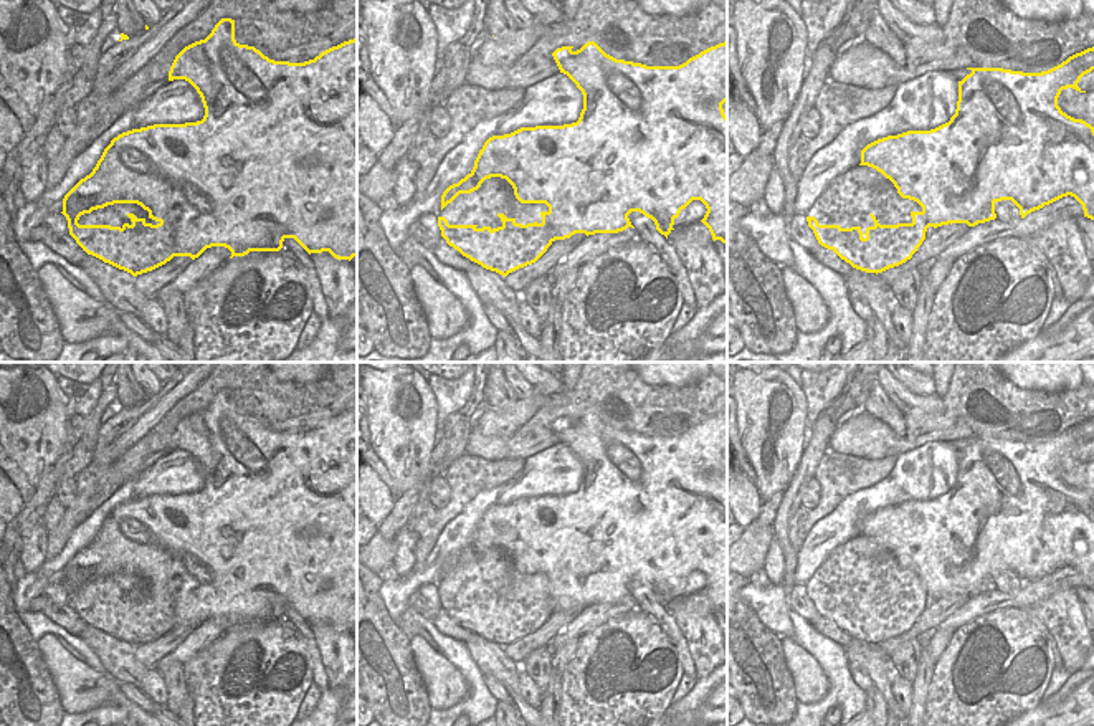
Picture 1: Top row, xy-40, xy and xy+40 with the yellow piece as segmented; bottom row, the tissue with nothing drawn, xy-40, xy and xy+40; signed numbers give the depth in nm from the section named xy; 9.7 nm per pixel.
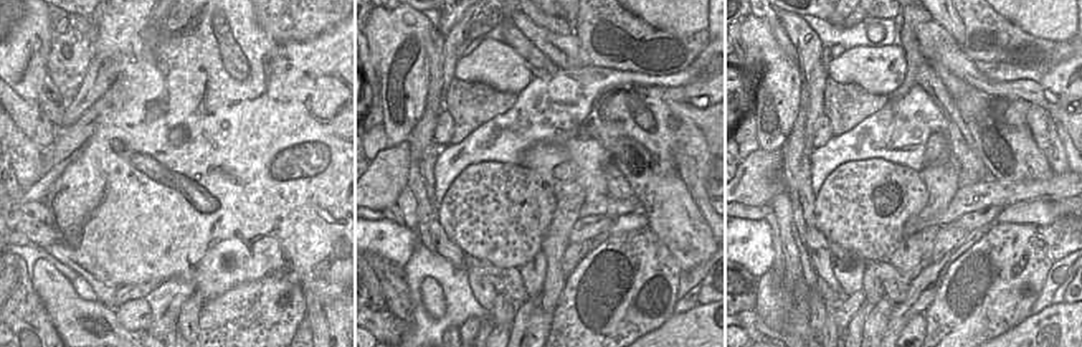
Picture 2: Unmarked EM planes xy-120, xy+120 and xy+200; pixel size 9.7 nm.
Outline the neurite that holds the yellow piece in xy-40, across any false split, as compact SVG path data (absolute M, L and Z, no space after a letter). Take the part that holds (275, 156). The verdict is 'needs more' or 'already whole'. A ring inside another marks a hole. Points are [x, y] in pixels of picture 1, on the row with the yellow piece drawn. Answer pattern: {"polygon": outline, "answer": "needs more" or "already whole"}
{"polygon": "M221 18L205 40L185 46L175 56L169 71L169 81L174 79L185 79L197 89L205 107L203 119L185 124L154 124L119 134L104 149L93 172L81 179L63 198L61 213L68 220L69 235L88 255L132 276L152 271L174 256L195 260L212 246L228 248L231 251L230 258L245 256L250 251L279 251L286 238L294 238L309 255L329 251L334 258L349 261L357 256L357 38L332 46L304 63L274 61L254 46L240 45L235 40L235 20ZM114 203L137 203L157 223L147 223L145 218L137 218L134 213L127 213L132 223L122 227L78 223L81 215Z", "answer": "already whole"}

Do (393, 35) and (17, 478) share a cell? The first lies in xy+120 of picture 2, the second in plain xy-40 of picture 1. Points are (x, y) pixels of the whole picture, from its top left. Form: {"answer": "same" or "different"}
{"answer": "different"}

